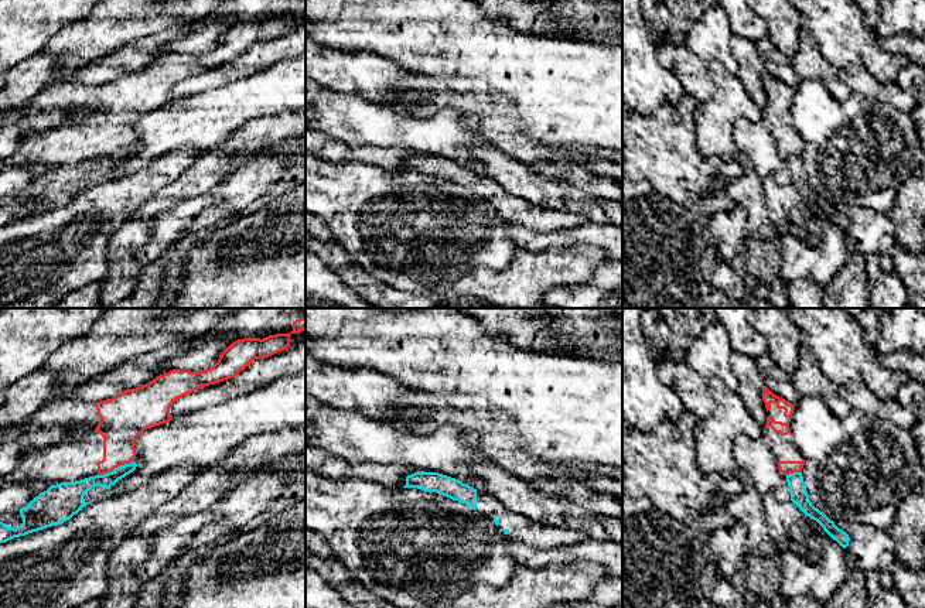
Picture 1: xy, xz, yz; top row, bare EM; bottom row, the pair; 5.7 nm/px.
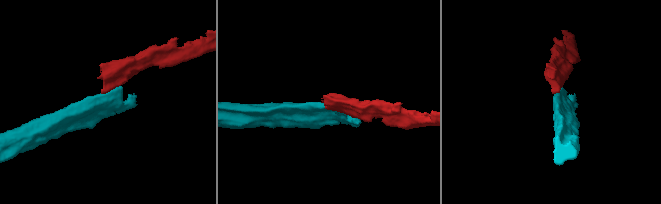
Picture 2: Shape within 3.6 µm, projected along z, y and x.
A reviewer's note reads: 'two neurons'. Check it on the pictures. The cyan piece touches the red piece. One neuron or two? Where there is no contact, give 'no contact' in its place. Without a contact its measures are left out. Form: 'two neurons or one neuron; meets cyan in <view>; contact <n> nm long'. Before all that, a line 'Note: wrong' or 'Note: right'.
Note: right
two neurons; meets cyan in xy; contact 220 nm long

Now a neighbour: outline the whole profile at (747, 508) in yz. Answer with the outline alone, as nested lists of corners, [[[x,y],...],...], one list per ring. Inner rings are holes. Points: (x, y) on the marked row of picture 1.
[[[745,485],[741,493],[728,496],[726,512],[735,522],[745,526],[747,537],[744,546],[748,554],[771,556],[776,553],[767,529],[764,499],[754,485]]]

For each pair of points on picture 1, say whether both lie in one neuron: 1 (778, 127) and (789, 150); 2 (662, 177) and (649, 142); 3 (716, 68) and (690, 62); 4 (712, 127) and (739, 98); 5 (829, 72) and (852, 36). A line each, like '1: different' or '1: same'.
1: same
2: same
3: different
4: same
5: different

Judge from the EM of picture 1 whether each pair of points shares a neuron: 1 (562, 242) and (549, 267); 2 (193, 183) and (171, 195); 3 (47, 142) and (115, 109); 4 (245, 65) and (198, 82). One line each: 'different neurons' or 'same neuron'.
1: different neurons
2: same neuron
3: same neuron
4: same neuron

